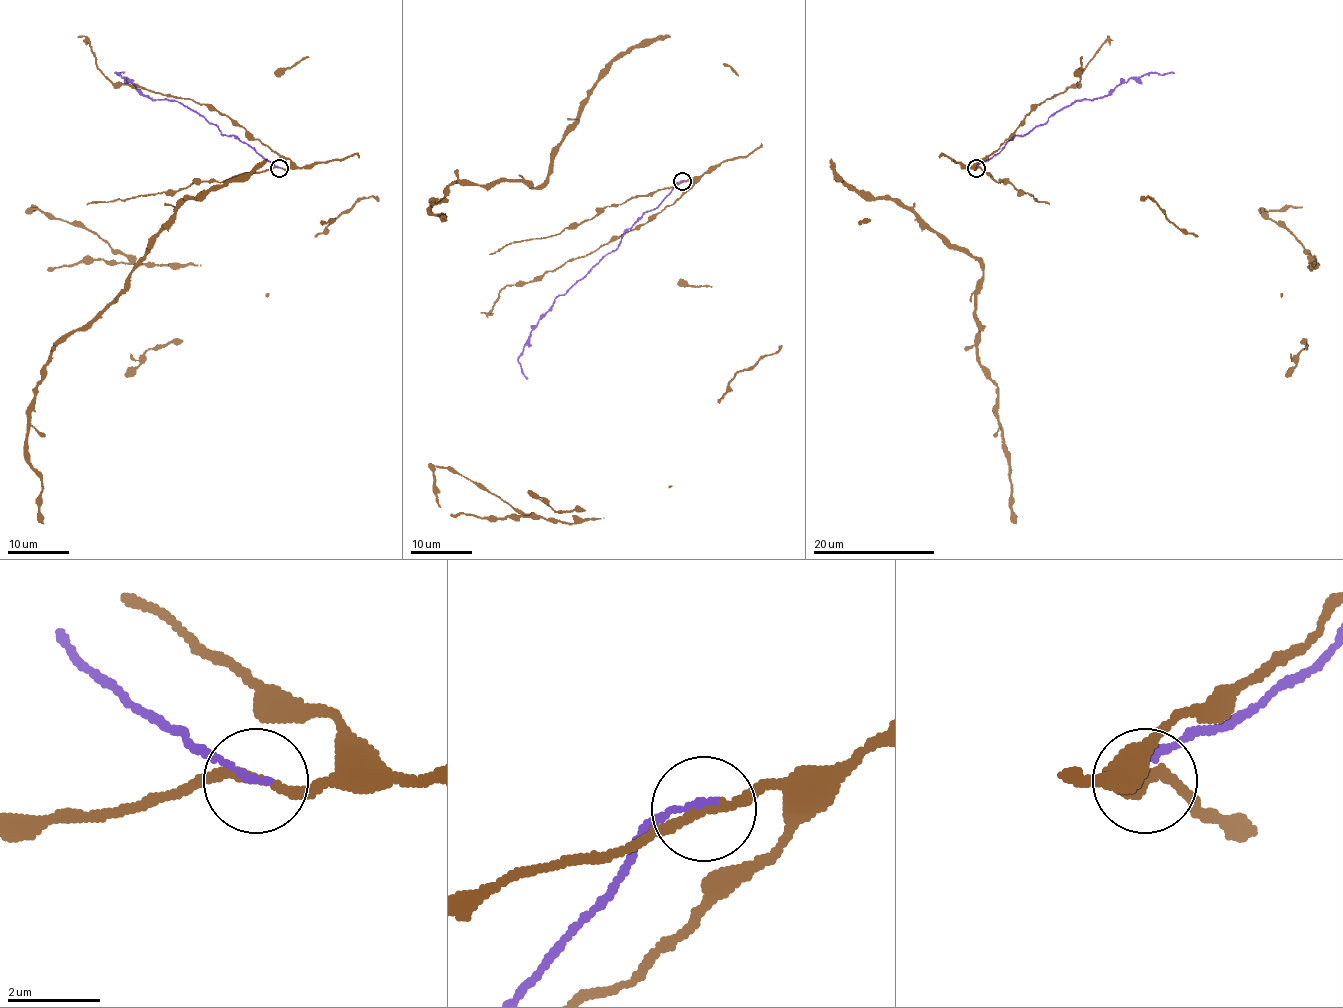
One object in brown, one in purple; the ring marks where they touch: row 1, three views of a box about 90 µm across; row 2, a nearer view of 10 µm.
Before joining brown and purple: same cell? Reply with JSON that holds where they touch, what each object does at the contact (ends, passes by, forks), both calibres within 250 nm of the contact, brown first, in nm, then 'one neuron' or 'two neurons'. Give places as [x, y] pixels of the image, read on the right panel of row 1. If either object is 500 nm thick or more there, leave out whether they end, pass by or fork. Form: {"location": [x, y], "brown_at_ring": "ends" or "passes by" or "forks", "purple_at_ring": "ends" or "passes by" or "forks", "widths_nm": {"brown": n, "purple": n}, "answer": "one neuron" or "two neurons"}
{"location": [976, 168], "brown_at_ring": "passes by", "purple_at_ring": "ends", "widths_nm": {"brown": 190, "purple": 160}, "answer": "two neurons"}

